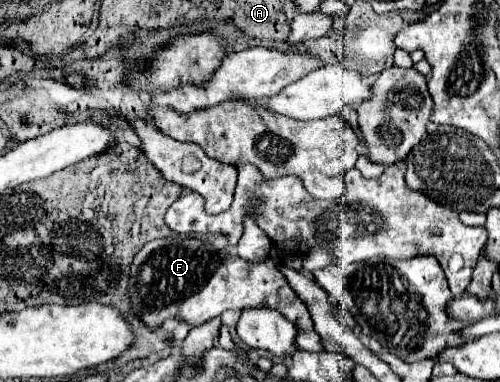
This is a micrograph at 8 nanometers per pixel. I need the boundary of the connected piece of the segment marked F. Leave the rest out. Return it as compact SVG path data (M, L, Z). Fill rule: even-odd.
M196 238L148 242L132 262L128 294L134 312L150 328L156 328L166 318L180 318L194 326L220 316L228 309L269 307L298 326L296 346L300 350L322 350L320 336L314 332L306 304L288 286L272 260L248 262L226 250L214 250L210 244Z

